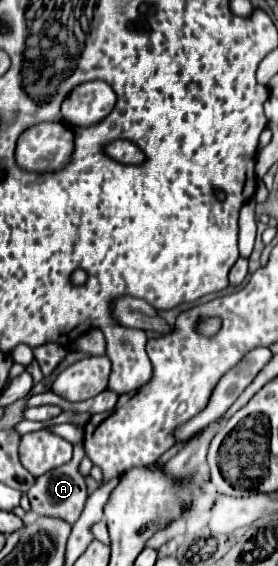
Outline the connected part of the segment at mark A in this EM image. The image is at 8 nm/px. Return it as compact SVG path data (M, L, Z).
M74 445L74 455L72 455L72 463L66 463L62 467L56 467L48 473L44 473L42 477L36 479L36 483L30 487L28 491L28 499L30 499L30 505L32 505L32 511L38 513L38 515L46 515L46 517L60 517L68 523L76 523L82 509L84 509L84 503L88 499L88 493L86 493L86 479L84 475L78 471L78 465L80 465L80 459L82 459L84 451L82 451L82 445Z

